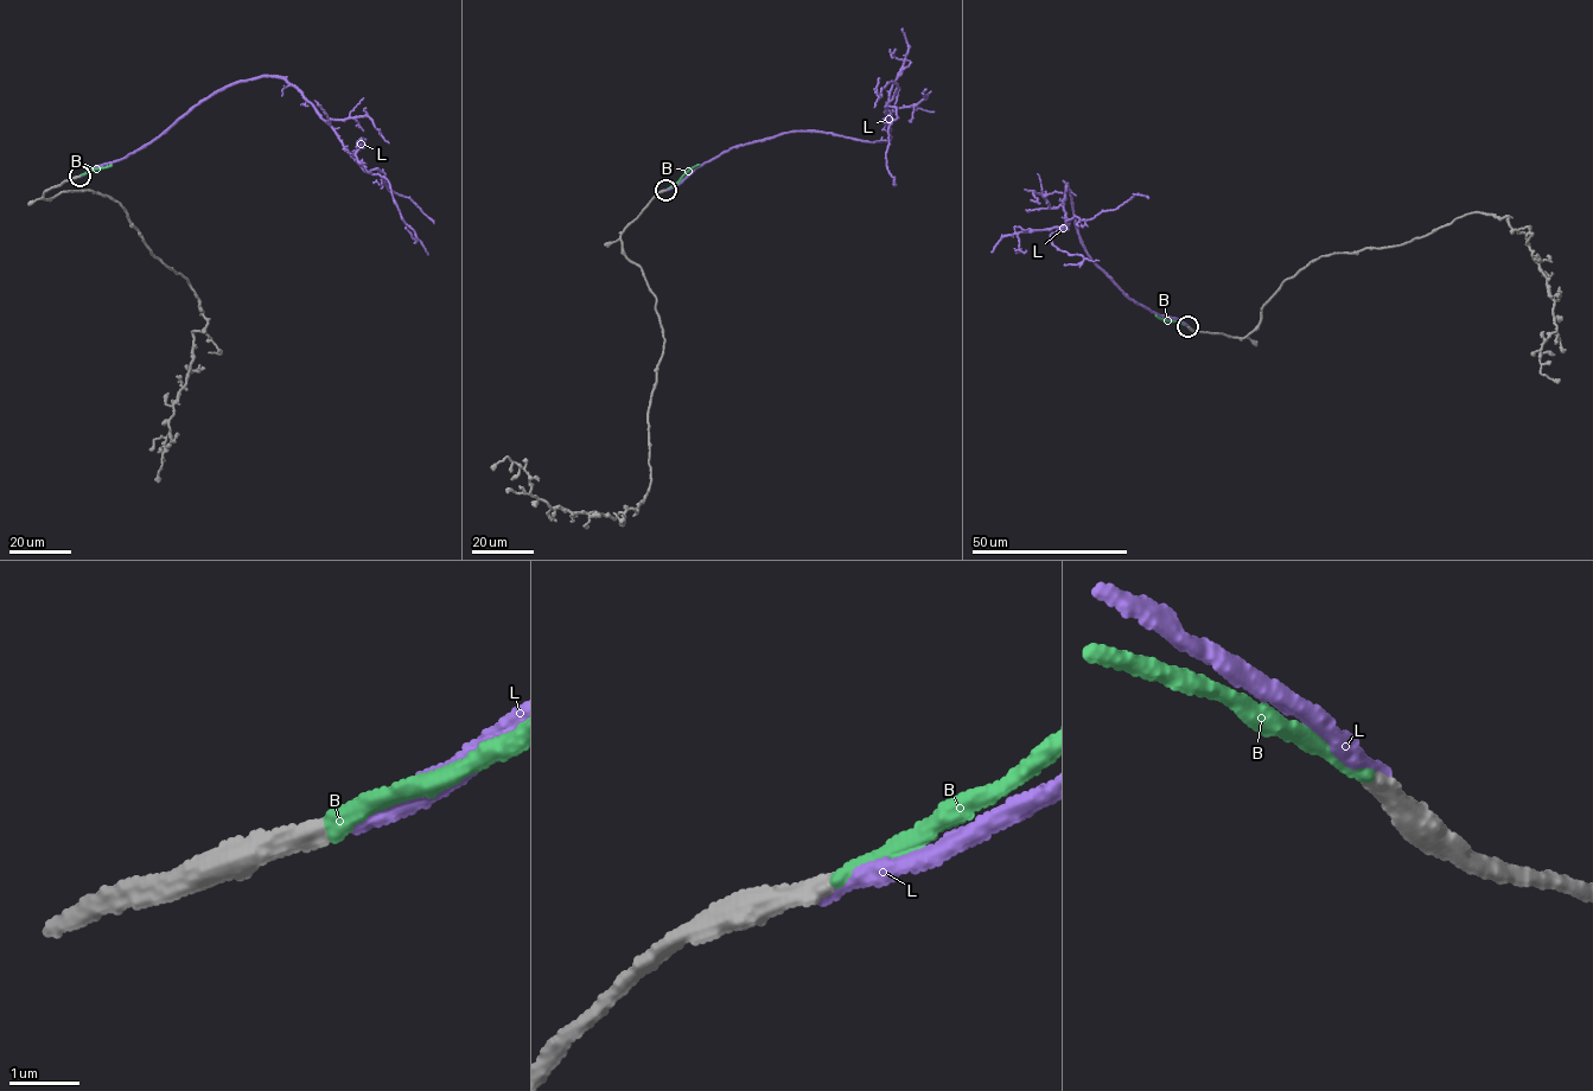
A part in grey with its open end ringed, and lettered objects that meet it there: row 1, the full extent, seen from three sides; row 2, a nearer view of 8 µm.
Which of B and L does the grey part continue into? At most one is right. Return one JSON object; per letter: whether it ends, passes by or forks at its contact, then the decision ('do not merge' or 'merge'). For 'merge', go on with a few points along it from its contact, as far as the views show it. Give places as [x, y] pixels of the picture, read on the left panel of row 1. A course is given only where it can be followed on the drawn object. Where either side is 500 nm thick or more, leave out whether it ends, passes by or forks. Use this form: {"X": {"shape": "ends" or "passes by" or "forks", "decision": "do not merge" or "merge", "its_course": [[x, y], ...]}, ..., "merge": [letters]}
{"B": {"shape": "ends", "decision": "merge", "its_course": [[80, 177], [112, 165]]}, "L": {"shape": "ends", "decision": "do not merge"}, "merge": ["B"]}

